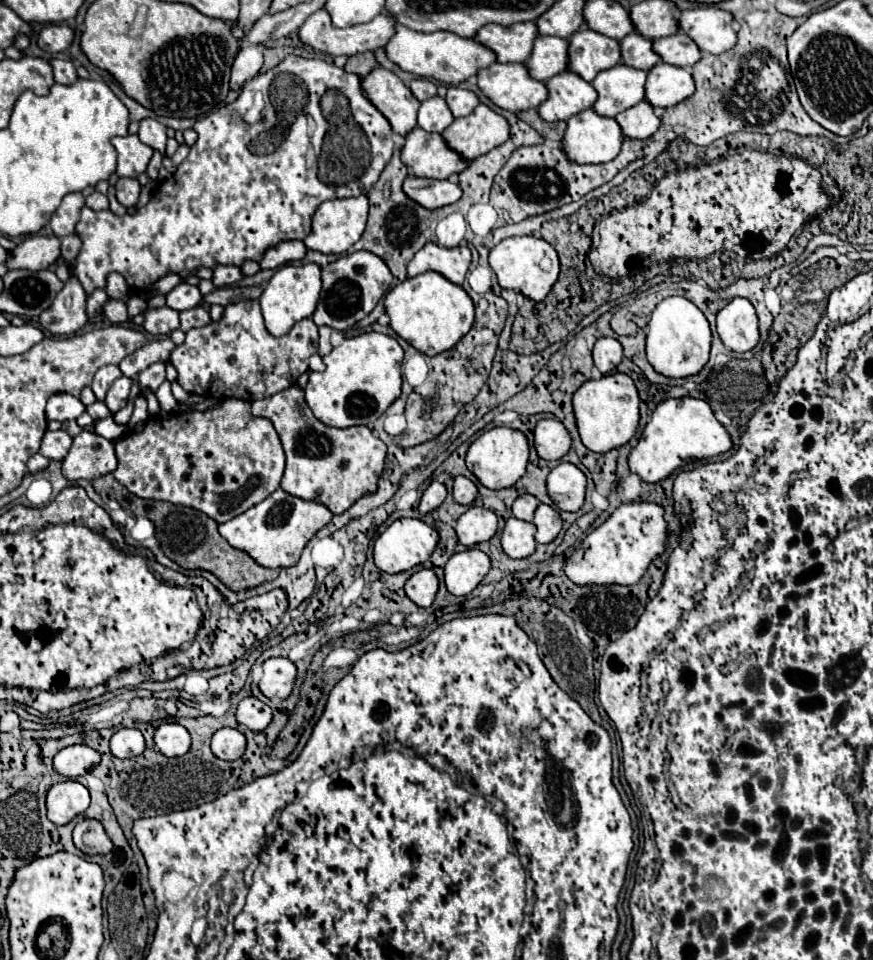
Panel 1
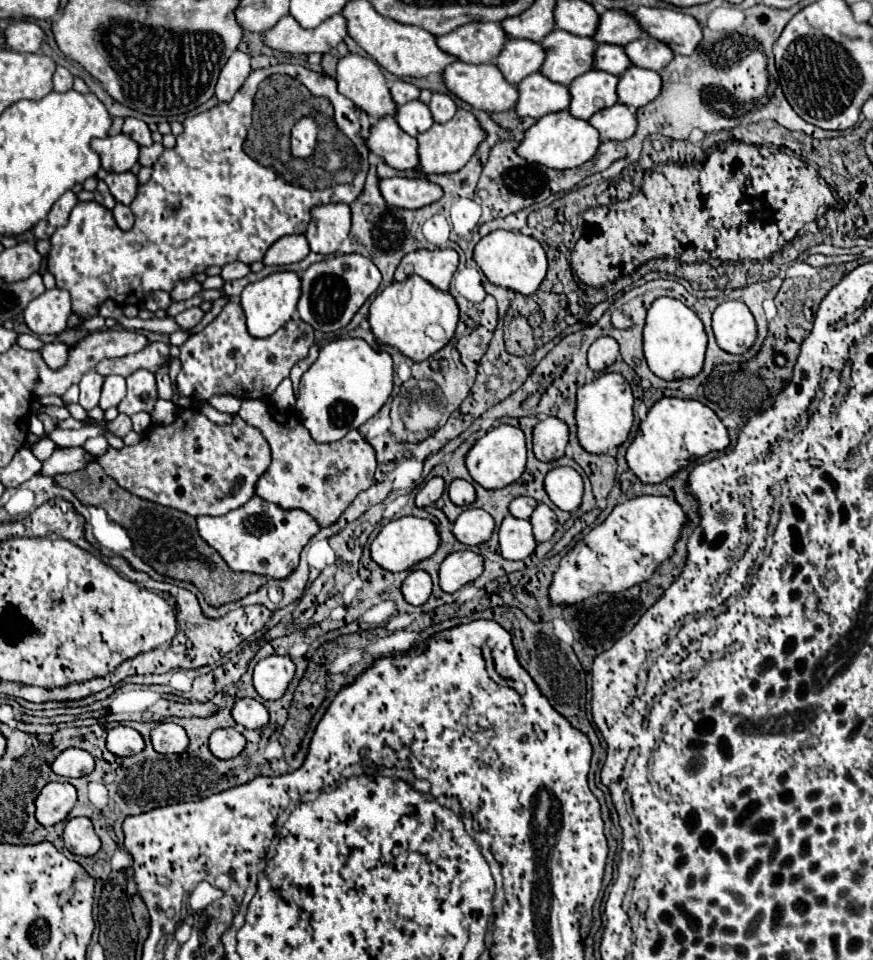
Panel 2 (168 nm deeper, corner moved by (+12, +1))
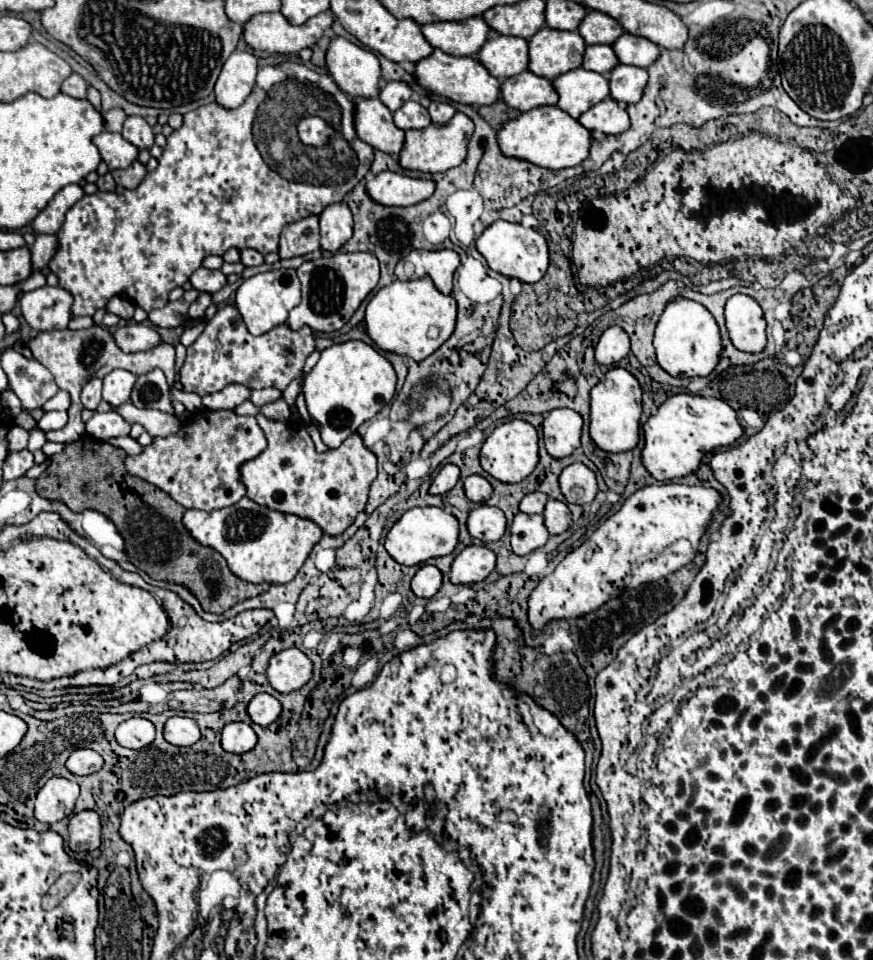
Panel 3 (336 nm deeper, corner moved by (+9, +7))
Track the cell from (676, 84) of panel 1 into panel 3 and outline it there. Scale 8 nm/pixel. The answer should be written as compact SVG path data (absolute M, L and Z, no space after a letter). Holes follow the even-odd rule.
M618 64L608 78L610 78L610 96L616 102L634 104L644 94L644 88L648 84L648 70L640 66Z

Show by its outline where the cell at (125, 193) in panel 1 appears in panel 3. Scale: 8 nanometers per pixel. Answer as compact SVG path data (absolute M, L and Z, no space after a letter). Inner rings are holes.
M136 160L128 168L124 168L124 170L112 170L112 176L114 176L114 180L116 180L118 186L134 190L142 182L142 178L146 176L146 168Z

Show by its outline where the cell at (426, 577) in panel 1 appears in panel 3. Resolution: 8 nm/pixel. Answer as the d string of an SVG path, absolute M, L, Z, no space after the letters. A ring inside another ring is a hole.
M426 564L426 566L422 566L414 574L410 586L412 586L412 592L416 596L420 596L420 598L432 598L440 590L440 586L442 586L442 574L440 574L440 570L436 566Z

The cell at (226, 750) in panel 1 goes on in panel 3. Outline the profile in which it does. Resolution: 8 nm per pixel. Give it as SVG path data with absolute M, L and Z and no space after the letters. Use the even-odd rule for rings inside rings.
M230 722L222 730L222 748L232 754L244 754L256 746L256 732L244 722Z

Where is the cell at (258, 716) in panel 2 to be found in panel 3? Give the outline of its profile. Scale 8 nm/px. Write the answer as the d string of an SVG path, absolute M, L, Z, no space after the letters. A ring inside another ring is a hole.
M256 694L248 704L248 716L260 726L272 724L280 716L280 702L270 694Z

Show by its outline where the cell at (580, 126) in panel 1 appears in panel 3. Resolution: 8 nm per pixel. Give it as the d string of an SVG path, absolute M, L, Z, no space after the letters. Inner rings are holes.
M540 106L522 112L516 120L504 124L502 130L498 132L498 142L500 142L500 150L506 156L522 158L550 170L562 170L562 168L578 166L588 158L592 134L576 118L572 118L558 106Z

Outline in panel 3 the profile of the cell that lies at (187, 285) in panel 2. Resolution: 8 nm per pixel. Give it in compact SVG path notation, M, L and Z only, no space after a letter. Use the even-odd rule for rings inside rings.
M198 268L192 276L190 276L192 288L200 290L200 292L208 292L214 294L218 292L222 286L226 286L226 276L220 270L208 270L208 268Z

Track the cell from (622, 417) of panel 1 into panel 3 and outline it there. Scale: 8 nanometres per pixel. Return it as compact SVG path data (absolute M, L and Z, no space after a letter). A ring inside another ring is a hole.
M610 368L590 390L590 438L606 452L632 450L638 444L642 414L642 390L638 380L624 368Z

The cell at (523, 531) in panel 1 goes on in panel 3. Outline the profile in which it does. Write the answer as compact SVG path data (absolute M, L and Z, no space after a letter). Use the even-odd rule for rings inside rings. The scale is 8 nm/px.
M518 512L514 516L514 522L510 526L510 542L514 554L530 554L532 550L540 548L548 540L548 530L544 528L544 518L540 514L524 514Z

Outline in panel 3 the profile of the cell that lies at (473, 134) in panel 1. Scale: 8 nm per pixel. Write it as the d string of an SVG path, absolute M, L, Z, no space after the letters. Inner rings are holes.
M456 112L450 122L430 124L420 130L408 130L406 146L402 148L402 154L400 154L400 164L402 164L402 168L408 168L408 170L432 172L432 174L456 168L466 158L468 142L470 142L472 134L474 134L474 122L462 112Z

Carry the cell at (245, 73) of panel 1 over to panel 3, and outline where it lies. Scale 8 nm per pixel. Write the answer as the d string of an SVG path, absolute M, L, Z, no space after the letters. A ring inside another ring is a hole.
M236 50L224 62L222 72L216 80L214 94L216 102L226 108L238 108L250 94L256 78L258 60L246 50Z

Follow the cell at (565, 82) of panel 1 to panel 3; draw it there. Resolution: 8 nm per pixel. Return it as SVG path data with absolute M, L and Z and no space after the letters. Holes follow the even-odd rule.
M524 70L518 76L506 78L502 82L502 100L510 108L526 112L532 108L556 104L558 92L548 78Z

